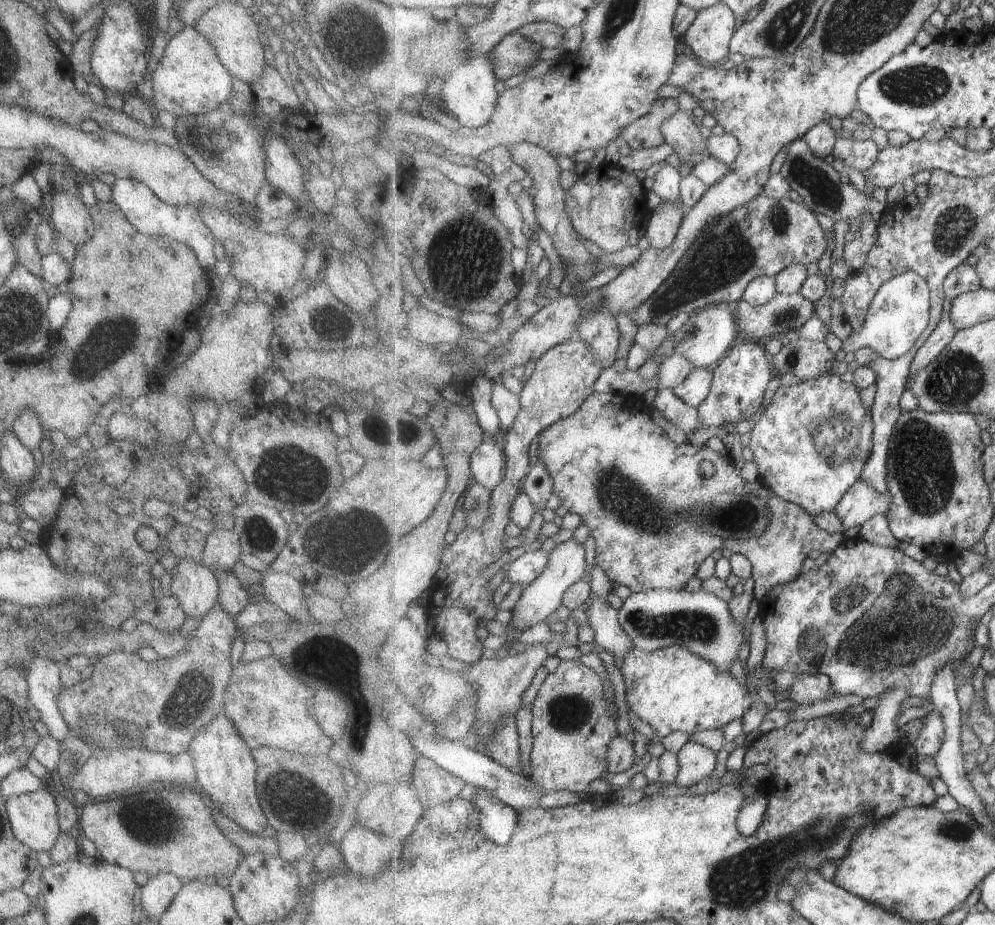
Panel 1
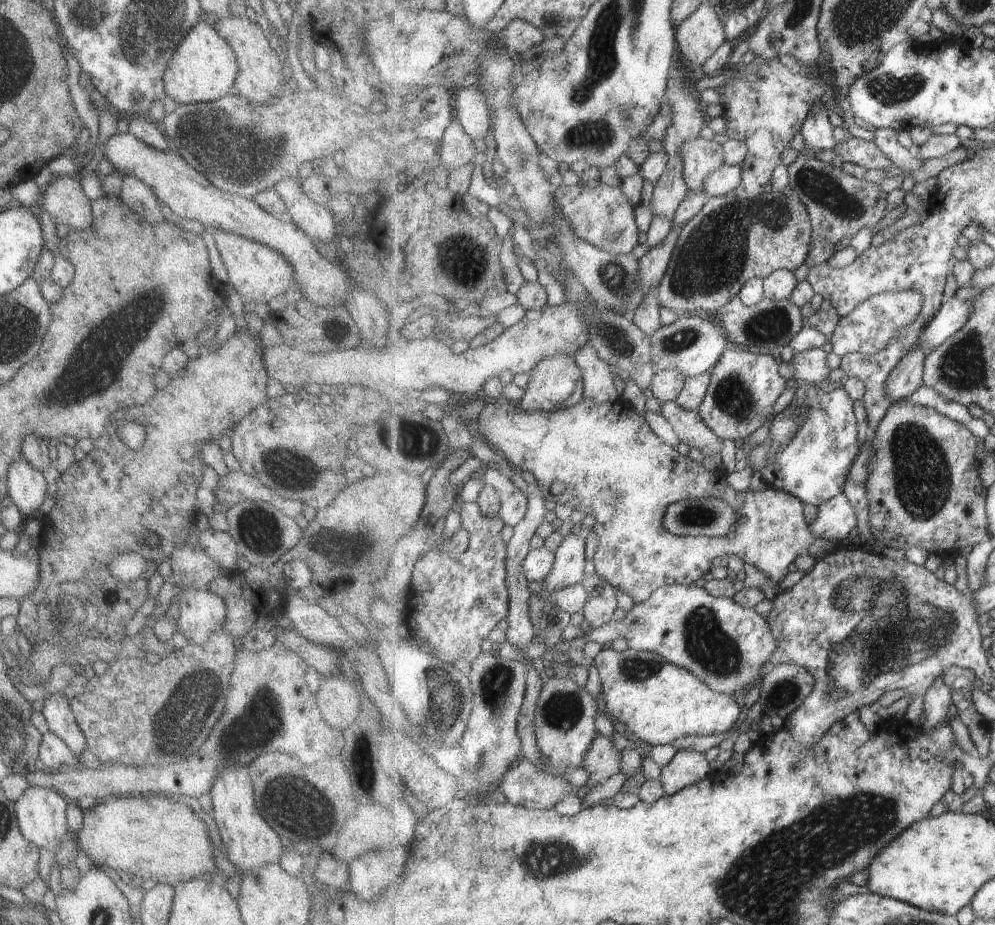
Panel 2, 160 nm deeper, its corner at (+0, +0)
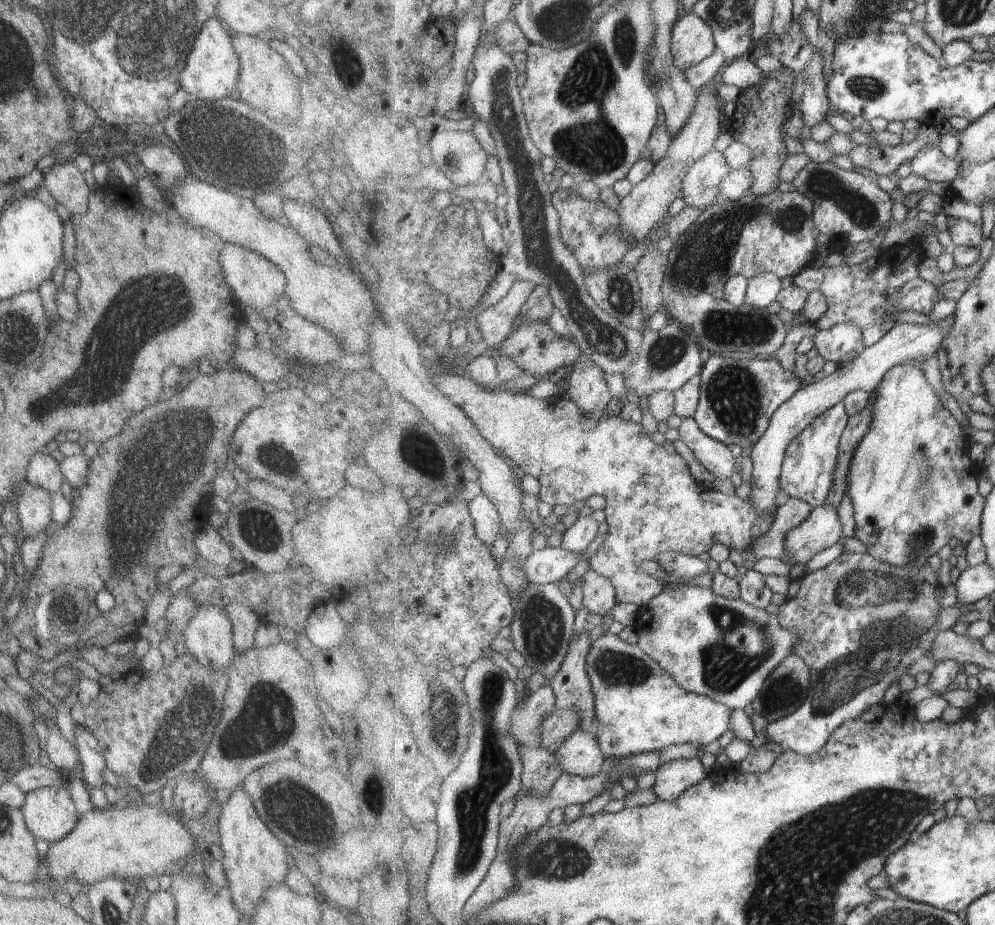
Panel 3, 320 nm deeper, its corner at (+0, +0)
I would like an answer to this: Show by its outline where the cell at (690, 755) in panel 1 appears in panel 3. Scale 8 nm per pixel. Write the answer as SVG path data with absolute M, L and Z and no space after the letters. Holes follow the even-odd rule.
M675 759L663 763L656 772L656 783L652 788L659 800L675 802L692 786L709 776L709 768L699 759Z

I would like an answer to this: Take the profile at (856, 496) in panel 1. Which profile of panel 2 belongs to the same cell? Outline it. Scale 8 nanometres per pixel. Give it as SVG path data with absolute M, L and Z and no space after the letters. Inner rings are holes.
M844 493L819 506L819 518L809 526L811 532L819 538L835 540L842 545L847 543L849 534L853 528L858 528L859 514L857 508L853 508L853 502L849 502L849 496Z

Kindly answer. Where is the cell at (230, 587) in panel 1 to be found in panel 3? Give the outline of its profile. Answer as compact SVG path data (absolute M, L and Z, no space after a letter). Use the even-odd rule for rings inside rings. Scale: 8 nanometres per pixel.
M241 603L225 605L223 611L228 616L231 625L234 650L244 651L253 647L253 635L259 626L255 613Z

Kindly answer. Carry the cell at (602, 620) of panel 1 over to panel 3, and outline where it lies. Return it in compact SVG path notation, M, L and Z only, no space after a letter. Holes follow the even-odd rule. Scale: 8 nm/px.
M589 568L581 577L583 606L588 612L600 614L617 606L615 585L600 572Z

